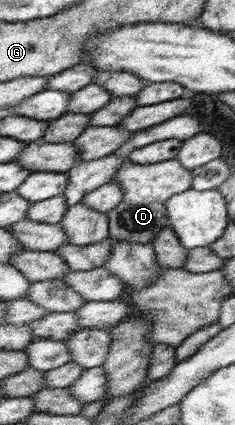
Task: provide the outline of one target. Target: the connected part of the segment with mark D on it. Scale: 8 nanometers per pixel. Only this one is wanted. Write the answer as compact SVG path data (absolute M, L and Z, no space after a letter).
M130 159L113 176L115 183L123 189L123 201L114 211L107 212L109 218L109 237L113 240L124 239L140 244L151 243L157 234L169 227L167 203L176 194L187 192L192 188L193 173L177 159L157 162L157 164L135 163Z

